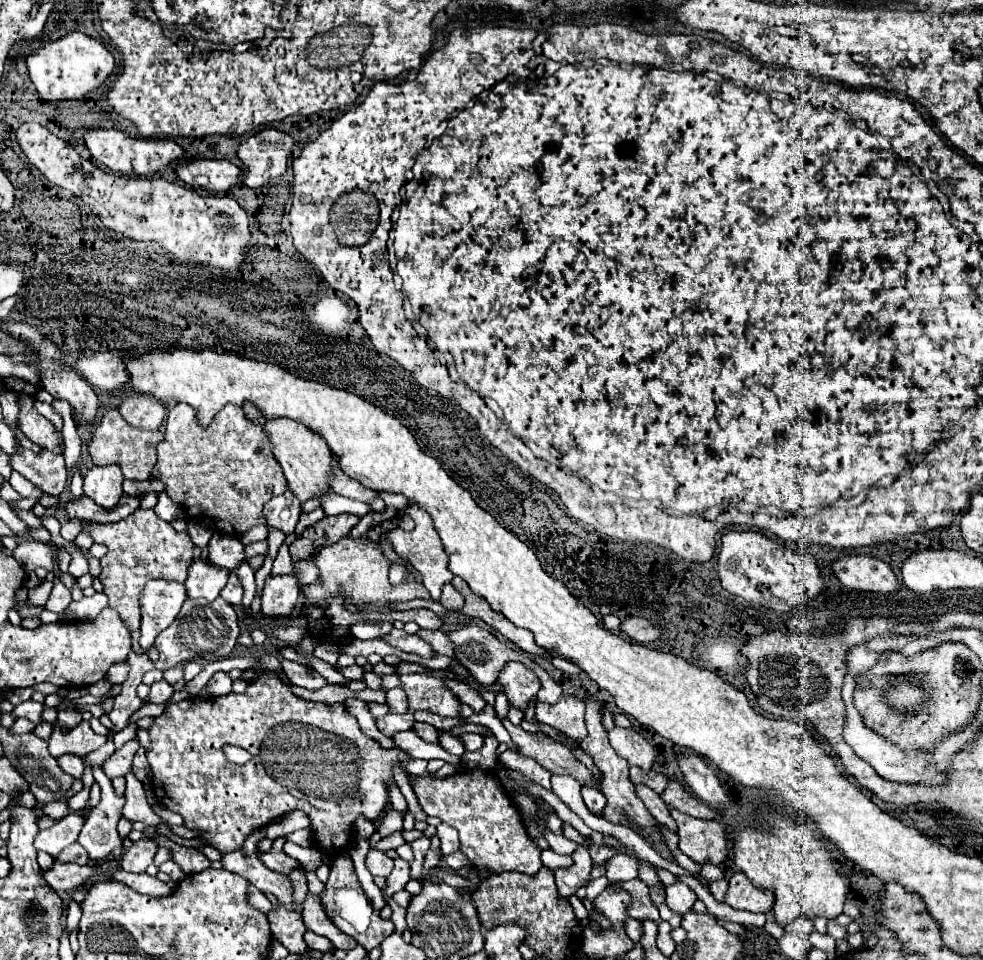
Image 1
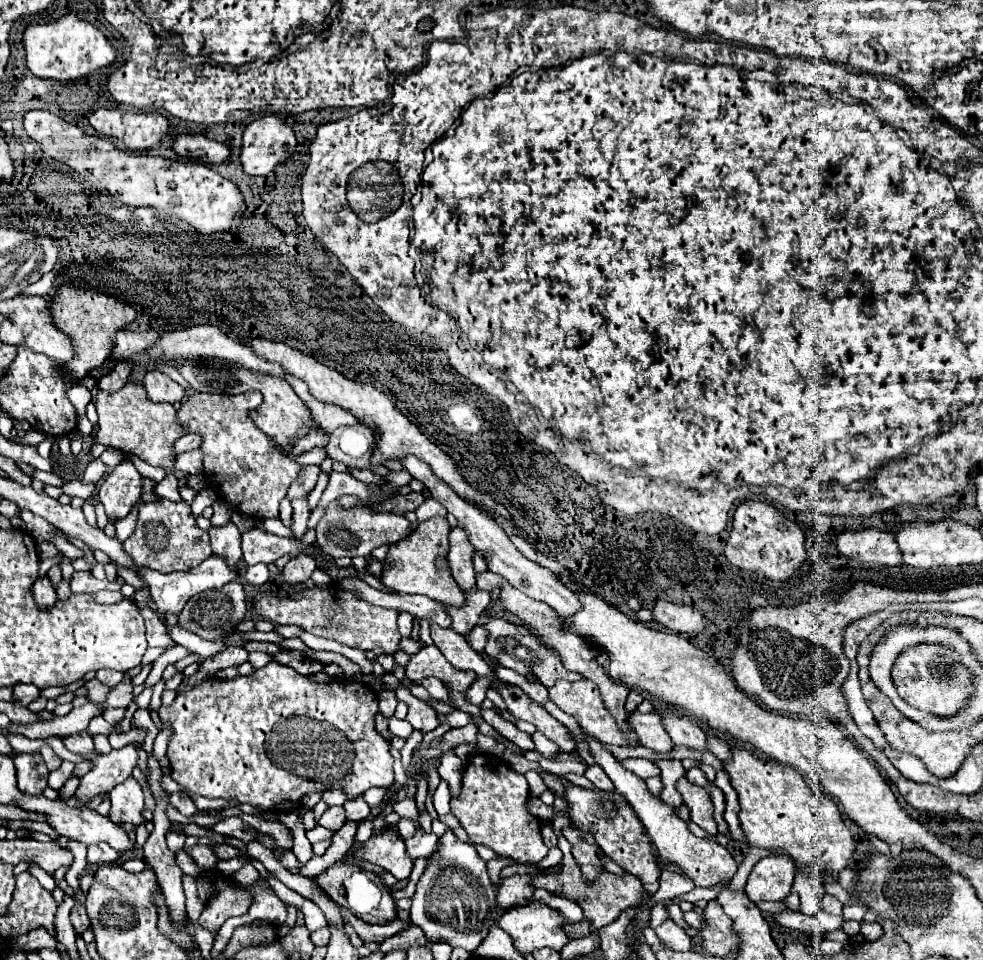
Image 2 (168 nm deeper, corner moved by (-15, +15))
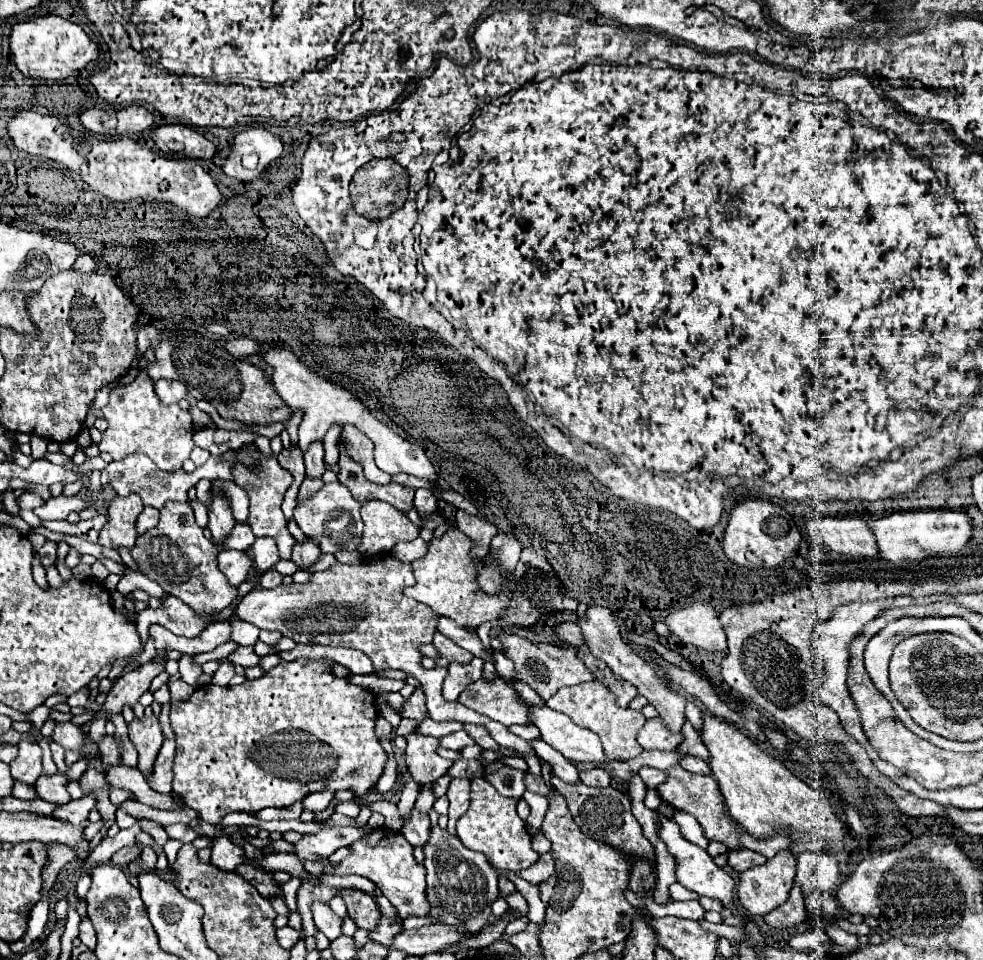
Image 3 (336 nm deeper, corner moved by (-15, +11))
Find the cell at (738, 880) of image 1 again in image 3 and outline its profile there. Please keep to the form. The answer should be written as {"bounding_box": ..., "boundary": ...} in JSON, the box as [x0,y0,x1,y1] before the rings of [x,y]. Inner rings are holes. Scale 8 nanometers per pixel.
{"bounding_box":[736,850,796,916],"boundary":[[[780,850],[762,866],[754,866],[740,874],[736,886],[740,904],[752,916],[766,916],[770,910],[786,902],[796,874],[796,858],[788,850]]]}

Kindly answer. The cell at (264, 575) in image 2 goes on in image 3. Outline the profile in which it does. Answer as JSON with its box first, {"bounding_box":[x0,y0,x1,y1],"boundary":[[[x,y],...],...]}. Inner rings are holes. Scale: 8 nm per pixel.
{"bounding_box":[260,570,282,588],"boundary":[[[268,570],[264,574],[260,574],[260,586],[262,588],[276,588],[278,584],[282,584],[282,574],[276,570]]]}

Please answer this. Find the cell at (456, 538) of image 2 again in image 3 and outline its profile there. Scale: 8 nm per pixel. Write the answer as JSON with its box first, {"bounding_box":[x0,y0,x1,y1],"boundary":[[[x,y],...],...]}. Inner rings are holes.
{"bounding_box":[456,510,498,560],"boundary":[[[462,510],[456,512],[456,528],[458,528],[462,534],[466,534],[466,536],[476,544],[476,546],[472,548],[472,552],[470,552],[474,560],[484,558],[484,554],[486,554],[488,548],[490,548],[492,536],[498,534],[498,530],[496,530],[494,524],[490,524],[490,522],[486,522],[486,520],[480,520],[480,518],[474,518],[474,516],[470,516],[470,514],[462,512]]]}

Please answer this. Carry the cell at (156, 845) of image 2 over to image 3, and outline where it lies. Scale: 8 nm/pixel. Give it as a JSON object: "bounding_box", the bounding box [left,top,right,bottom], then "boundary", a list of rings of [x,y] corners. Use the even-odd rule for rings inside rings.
{"bounding_box":[128,716,164,778],"boundary":[[[150,716],[150,718],[130,722],[128,730],[130,730],[130,740],[134,742],[134,746],[138,750],[138,770],[146,778],[150,778],[154,772],[152,768],[154,768],[156,756],[164,742],[160,722],[156,716]]]}

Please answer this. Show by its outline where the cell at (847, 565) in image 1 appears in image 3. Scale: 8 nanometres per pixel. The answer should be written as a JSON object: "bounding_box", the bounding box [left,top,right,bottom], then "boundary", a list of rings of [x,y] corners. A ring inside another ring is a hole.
{"bounding_box":[806,516,878,556],"boundary":[[[820,516],[806,524],[810,538],[820,538],[824,544],[840,554],[848,556],[878,556],[876,536],[860,518],[832,518]]]}

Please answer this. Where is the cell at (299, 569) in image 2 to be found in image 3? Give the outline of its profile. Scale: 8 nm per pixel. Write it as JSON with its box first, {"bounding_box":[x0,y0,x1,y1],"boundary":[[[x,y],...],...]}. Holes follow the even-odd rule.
{"bounding_box":[292,540,320,570],"boundary":[[[308,540],[304,544],[296,542],[294,550],[292,550],[292,562],[300,568],[300,570],[308,570],[318,558],[320,558],[320,548],[316,548],[314,540]]]}

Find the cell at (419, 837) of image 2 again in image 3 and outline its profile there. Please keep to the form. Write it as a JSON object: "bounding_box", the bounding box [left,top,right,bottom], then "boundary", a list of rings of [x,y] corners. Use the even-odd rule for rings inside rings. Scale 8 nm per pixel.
{"bounding_box":[402,810,430,848],"boundary":[[[412,810],[408,824],[402,828],[402,834],[410,842],[412,848],[424,848],[430,838],[430,820],[428,816],[420,816],[420,812]]]}

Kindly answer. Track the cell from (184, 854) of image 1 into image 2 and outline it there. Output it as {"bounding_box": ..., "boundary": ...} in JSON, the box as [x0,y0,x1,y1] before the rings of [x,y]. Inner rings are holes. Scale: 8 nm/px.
{"bounding_box":[214,844,240,860],"boundary":[[[222,844],[222,846],[214,846],[214,852],[220,860],[228,860],[228,858],[240,858],[240,852],[234,846]]]}

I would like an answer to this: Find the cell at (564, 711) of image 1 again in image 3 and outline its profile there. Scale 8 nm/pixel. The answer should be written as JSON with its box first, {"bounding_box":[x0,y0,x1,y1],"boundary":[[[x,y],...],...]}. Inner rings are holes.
{"bounding_box":[546,680,646,760],"boundary":[[[596,680],[560,688],[546,702],[546,706],[556,710],[556,712],[562,712],[562,714],[570,716],[576,724],[596,732],[600,736],[600,740],[602,740],[602,746],[604,746],[604,752],[606,752],[608,760],[630,760],[630,758],[634,758],[634,756],[638,756],[642,752],[642,746],[636,742],[636,734],[644,726],[646,718],[642,716],[642,712],[634,712],[630,708],[620,708],[614,702],[612,692],[608,688],[604,688],[604,684],[600,684]]]}

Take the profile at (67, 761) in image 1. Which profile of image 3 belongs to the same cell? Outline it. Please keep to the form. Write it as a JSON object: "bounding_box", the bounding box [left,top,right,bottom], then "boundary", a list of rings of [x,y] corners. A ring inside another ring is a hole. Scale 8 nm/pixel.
{"bounding_box":[52,722,86,752],"boundary":[[[72,722],[56,724],[52,738],[60,746],[64,746],[64,750],[74,750],[74,752],[80,752],[82,746],[84,746],[84,742],[86,742],[86,734],[78,726],[74,726]]]}

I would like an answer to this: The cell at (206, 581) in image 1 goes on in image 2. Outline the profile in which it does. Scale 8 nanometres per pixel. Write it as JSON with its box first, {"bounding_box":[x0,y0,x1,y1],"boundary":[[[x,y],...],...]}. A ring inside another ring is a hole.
{"bounding_box":[208,522,242,568],"boundary":[[[228,522],[226,526],[212,526],[208,530],[210,542],[212,542],[212,552],[226,558],[230,568],[238,568],[238,562],[242,560],[240,556],[240,530],[236,528],[234,522]]]}

